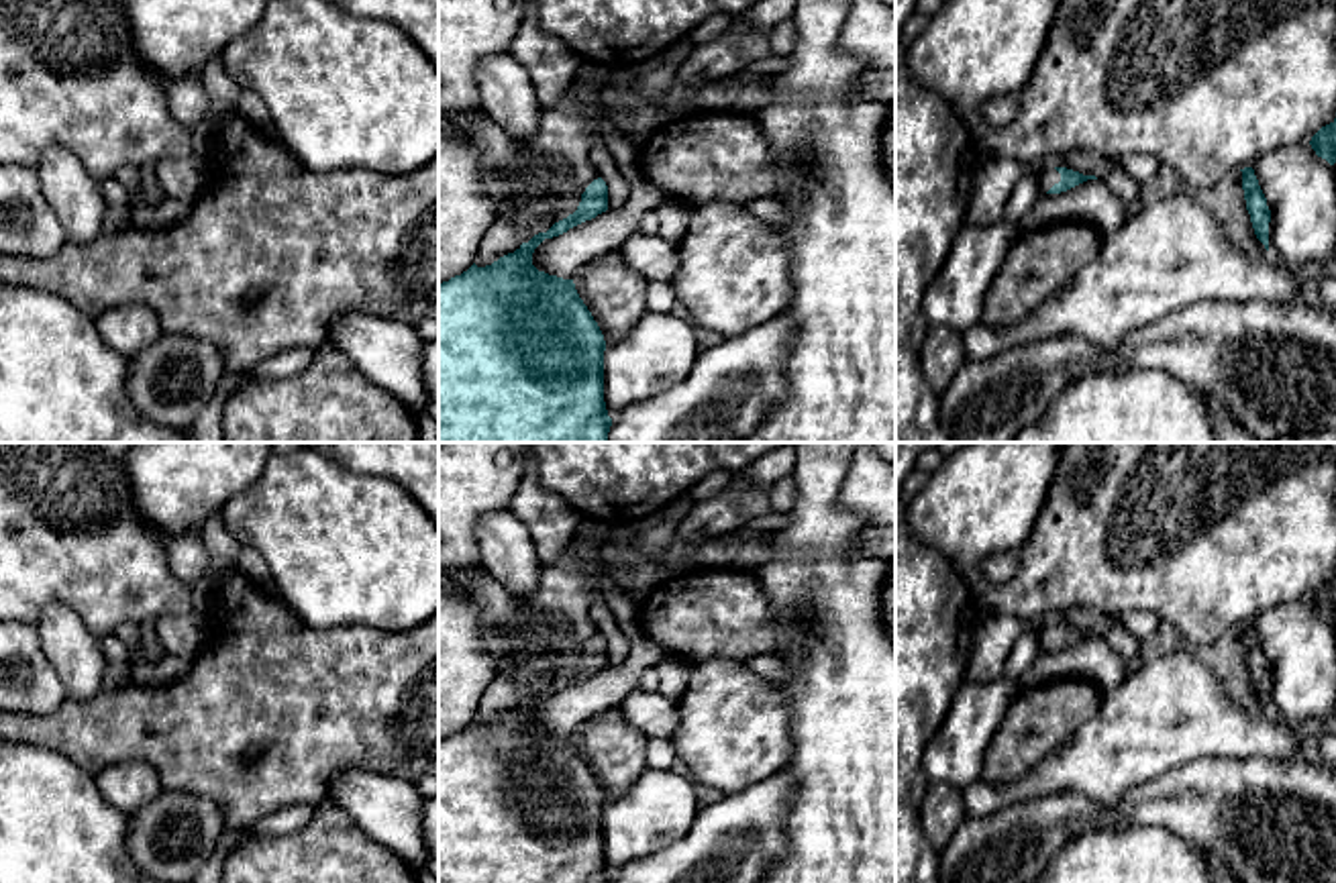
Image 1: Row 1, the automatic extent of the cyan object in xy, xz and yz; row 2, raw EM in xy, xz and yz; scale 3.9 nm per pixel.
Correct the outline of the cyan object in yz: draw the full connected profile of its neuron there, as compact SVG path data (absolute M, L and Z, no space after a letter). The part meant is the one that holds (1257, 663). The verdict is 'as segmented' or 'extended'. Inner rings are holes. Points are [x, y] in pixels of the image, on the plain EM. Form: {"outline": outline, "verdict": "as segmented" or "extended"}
{"outline": "M1244 624L1240 628L1242 628L1242 646L1244 646L1244 657L1246 657L1246 667L1250 671L1254 691L1265 702L1265 706L1269 708L1271 667L1267 663L1267 655L1258 642L1254 626Z", "verdict": "as segmented"}

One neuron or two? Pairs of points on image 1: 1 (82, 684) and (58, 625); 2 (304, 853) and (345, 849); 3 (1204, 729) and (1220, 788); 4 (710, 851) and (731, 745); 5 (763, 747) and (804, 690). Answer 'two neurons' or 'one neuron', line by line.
1: one neuron
2: one neuron
3: two neurons
4: two neurons
5: two neurons

